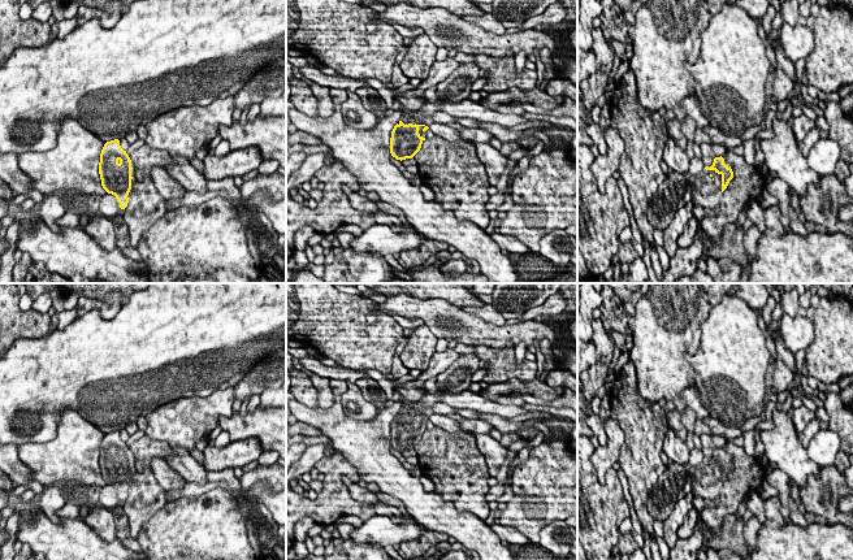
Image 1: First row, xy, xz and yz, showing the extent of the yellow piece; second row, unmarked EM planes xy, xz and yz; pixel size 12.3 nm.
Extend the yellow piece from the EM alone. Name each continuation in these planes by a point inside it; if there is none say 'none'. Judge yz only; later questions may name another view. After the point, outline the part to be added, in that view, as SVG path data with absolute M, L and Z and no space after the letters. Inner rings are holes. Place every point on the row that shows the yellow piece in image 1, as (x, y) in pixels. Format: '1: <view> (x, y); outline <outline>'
1: yz (702, 186); outline M705 169L700 174L692 175L689 181L694 205L700 205L702 208L710 207L709 199L715 195L718 190L710 172Z

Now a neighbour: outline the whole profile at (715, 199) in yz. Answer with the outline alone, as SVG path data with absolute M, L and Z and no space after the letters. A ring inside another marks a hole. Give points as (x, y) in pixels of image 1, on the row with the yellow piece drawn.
M707 170L713 178L714 178L714 185L718 188L716 192L710 196L709 201L710 201L710 207L709 208L715 208L716 205L720 204L722 200L722 174L718 174L715 170Z

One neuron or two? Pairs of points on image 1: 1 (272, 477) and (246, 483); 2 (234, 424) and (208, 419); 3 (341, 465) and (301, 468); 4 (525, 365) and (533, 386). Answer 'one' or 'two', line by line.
1: one
2: two
3: two
4: two

